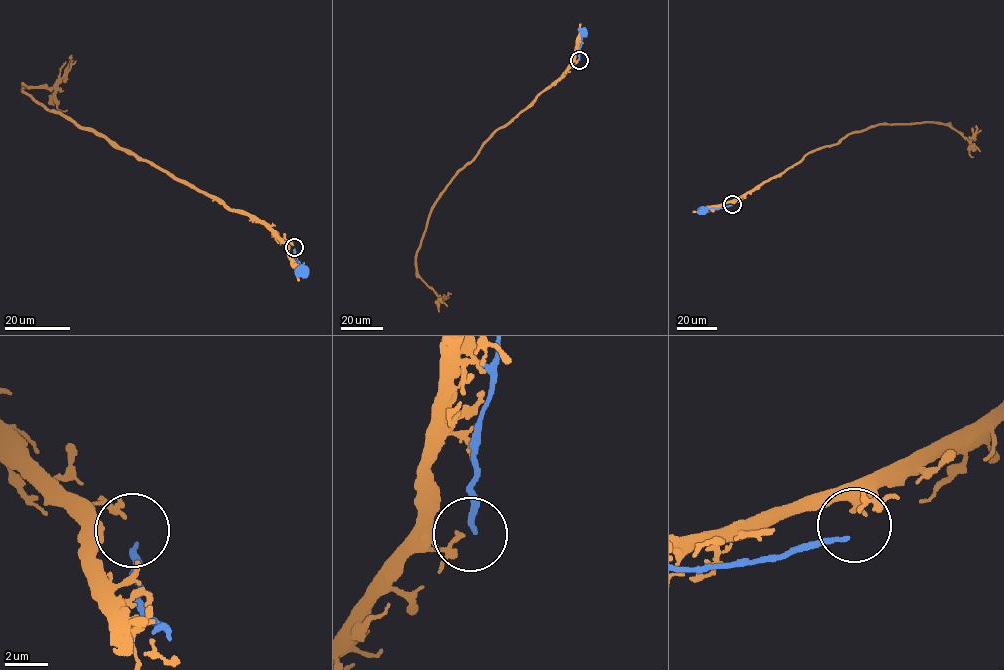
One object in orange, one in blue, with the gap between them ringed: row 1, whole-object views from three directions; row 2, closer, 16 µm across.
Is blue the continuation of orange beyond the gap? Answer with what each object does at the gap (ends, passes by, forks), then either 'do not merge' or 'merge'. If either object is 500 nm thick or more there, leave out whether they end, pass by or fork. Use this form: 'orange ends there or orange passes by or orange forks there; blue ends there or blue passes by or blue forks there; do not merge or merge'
orange ends there; blue ends there; do not merge

